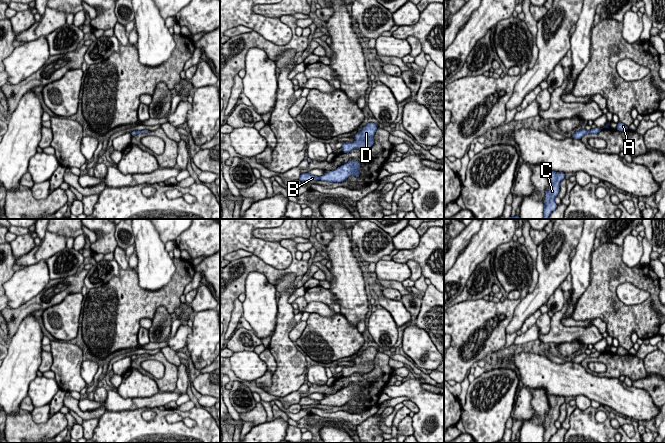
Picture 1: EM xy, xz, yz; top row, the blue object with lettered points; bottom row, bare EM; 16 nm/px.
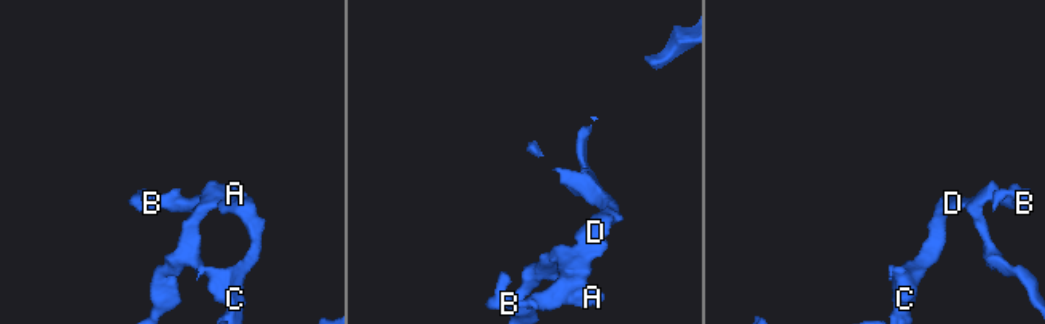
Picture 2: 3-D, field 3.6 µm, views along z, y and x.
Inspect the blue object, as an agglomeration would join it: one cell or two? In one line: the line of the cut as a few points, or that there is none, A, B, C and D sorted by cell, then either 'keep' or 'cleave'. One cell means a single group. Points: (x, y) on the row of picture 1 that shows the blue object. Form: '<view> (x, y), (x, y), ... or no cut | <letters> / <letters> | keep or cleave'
no cut | A B C D | keep

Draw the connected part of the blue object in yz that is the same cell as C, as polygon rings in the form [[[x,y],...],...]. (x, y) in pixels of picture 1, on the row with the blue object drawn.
[[[548,172],[548,178],[550,181],[550,186],[546,191],[546,197],[544,200],[544,216],[543,219],[548,219],[552,211],[557,207],[554,199],[558,196],[560,182],[565,178],[565,173],[563,172]]]

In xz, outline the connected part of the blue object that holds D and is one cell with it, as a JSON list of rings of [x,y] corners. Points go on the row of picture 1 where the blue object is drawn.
[[[368,123],[359,131],[354,138],[354,142],[345,142],[342,146],[343,153],[351,152],[354,149],[365,150],[374,144],[373,136],[377,130],[377,124]]]

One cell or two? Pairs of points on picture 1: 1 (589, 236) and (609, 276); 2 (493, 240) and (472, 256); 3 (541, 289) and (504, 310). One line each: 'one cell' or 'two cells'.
1: two cells
2: one cell
3: two cells

